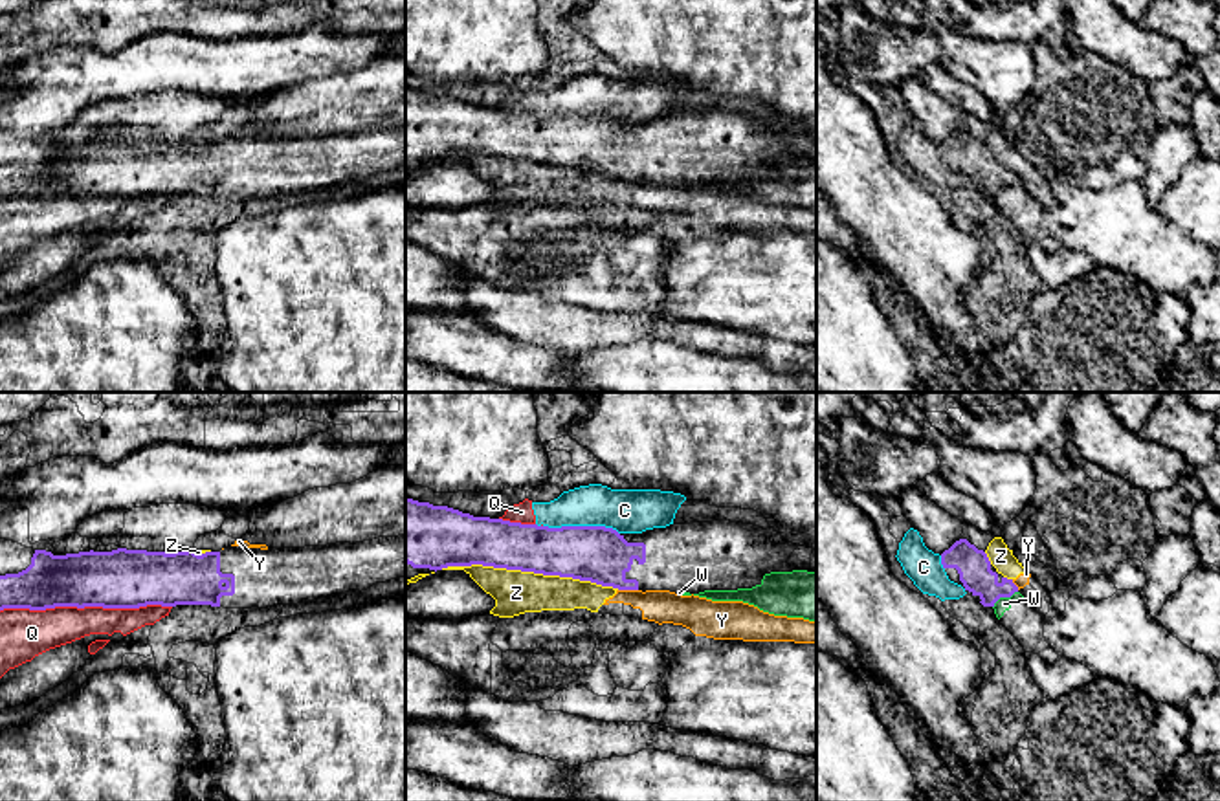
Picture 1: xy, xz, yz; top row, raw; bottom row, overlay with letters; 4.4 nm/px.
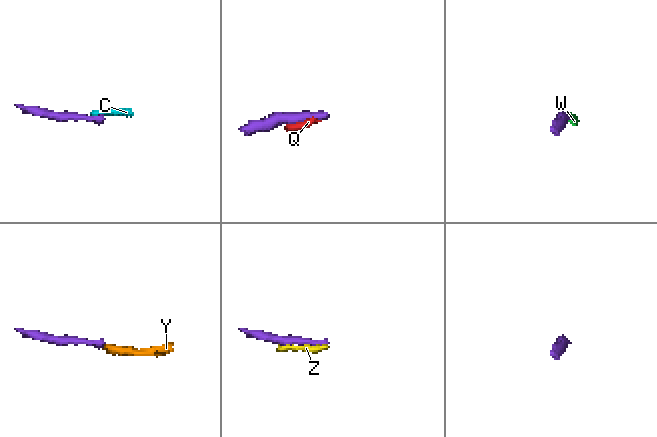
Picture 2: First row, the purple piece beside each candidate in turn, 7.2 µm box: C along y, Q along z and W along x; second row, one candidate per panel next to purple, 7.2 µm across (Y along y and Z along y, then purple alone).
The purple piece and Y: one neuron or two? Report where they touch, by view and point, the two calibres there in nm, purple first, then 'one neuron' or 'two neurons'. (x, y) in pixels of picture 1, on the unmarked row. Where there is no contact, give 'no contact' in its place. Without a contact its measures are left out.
xz (628, 178) | 240/140 nm | two neurons

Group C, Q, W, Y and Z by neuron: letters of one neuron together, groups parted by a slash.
C Q / W / Y Z

